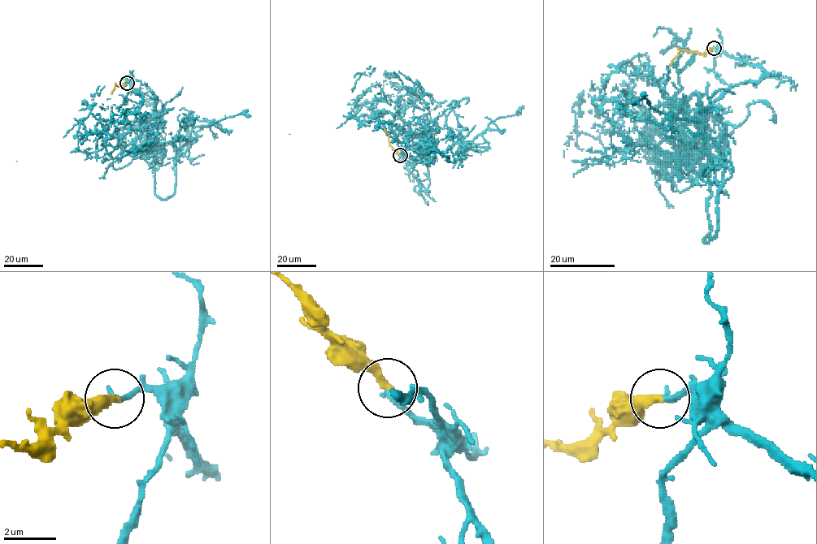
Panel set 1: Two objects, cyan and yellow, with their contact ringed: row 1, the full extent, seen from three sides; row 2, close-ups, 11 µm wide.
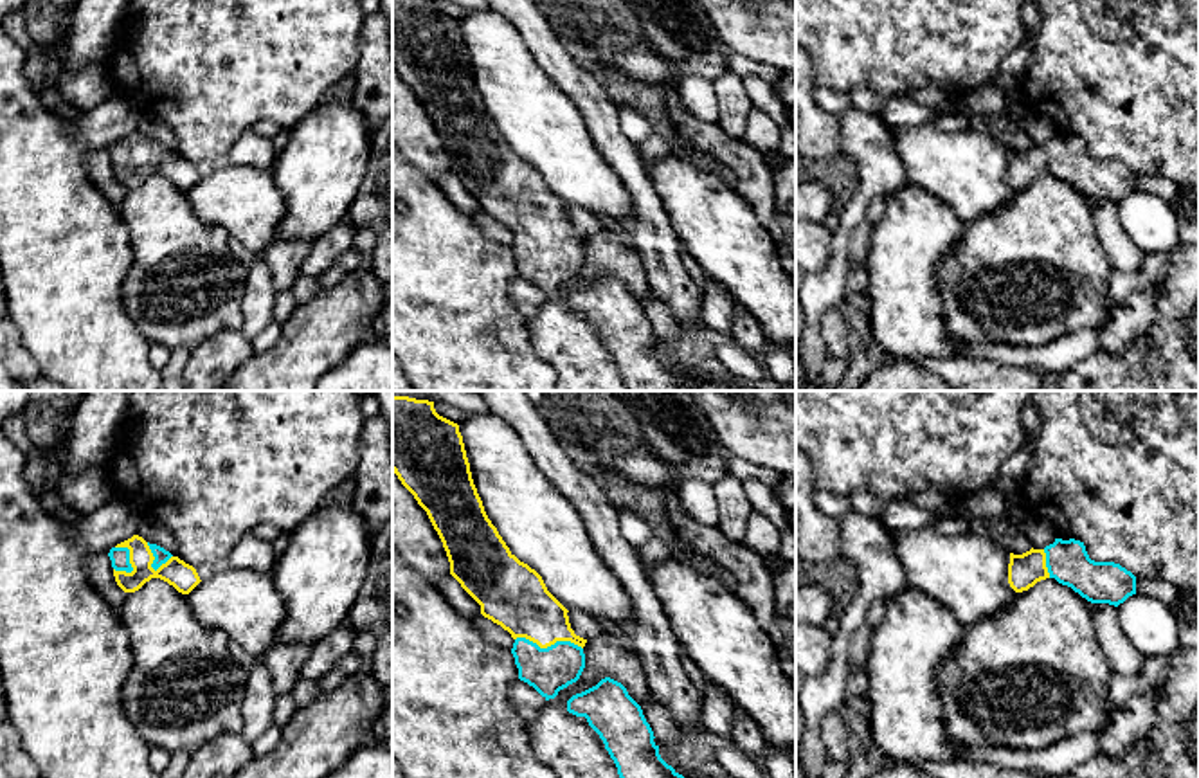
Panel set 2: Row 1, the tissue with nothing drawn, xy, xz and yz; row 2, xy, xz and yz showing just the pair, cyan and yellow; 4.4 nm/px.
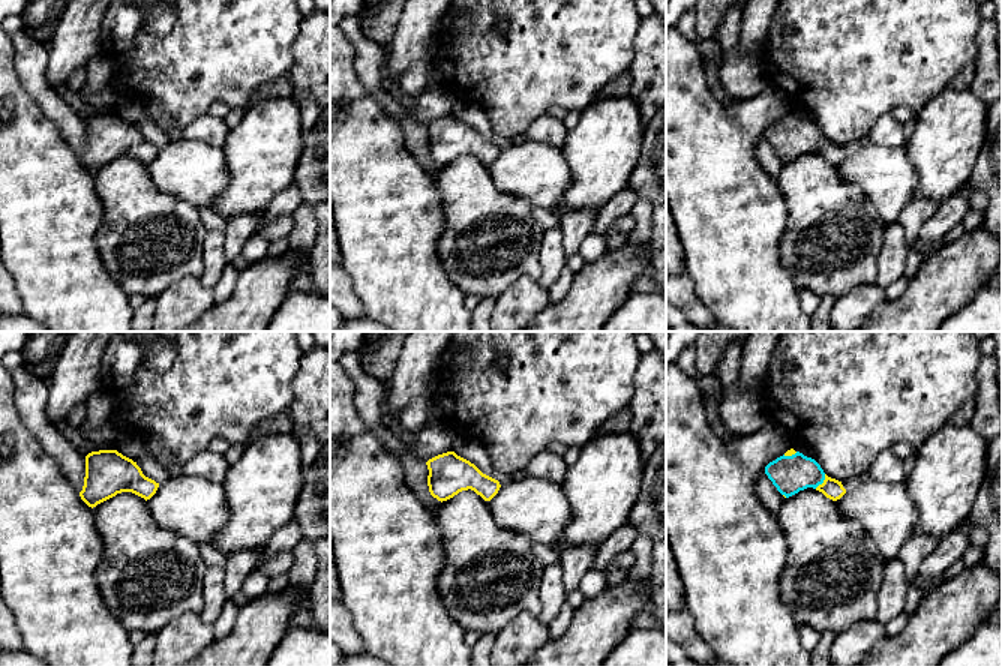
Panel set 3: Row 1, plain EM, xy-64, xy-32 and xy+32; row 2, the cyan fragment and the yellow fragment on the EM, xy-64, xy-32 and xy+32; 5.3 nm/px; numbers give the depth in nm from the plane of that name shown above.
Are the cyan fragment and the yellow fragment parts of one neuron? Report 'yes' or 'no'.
yes

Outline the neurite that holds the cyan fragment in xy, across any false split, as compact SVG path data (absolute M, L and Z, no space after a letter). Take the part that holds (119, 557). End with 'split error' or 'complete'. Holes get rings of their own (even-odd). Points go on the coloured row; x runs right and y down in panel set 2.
M139 535L112 547L108 556L115 582L124 593L135 593L151 578L160 578L189 594L202 582L193 565Z; split error

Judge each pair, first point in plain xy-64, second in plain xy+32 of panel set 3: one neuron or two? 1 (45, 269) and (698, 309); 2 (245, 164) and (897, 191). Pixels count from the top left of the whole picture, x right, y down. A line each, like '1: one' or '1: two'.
1: two
2: two

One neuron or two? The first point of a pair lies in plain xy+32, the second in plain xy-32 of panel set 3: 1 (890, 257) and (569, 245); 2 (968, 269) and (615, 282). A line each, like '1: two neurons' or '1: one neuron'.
1: two neurons
2: one neuron

